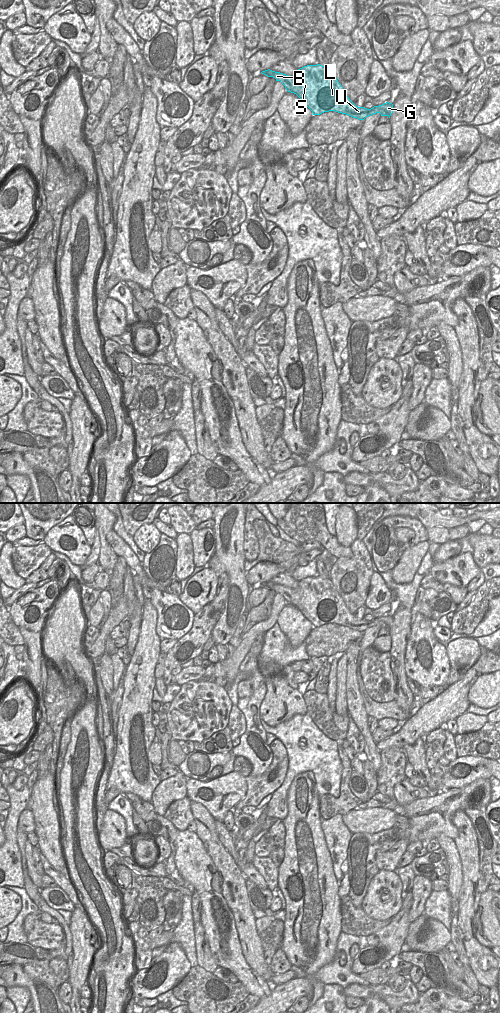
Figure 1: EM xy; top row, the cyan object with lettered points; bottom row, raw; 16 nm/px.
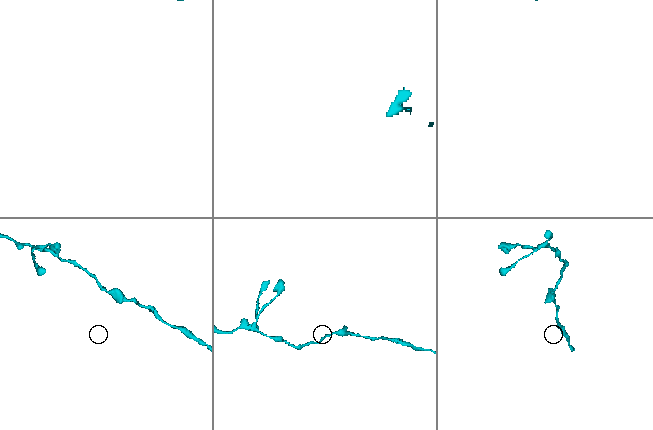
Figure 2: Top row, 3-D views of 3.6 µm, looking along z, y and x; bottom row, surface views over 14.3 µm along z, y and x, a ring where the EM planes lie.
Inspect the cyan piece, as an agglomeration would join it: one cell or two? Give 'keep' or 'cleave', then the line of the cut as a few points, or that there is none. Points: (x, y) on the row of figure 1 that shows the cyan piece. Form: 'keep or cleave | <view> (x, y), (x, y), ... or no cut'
keep | no cut

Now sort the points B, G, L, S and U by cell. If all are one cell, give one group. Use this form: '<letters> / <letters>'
B G L S U

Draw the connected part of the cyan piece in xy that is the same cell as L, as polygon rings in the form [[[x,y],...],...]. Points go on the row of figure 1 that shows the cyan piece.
[[[304,66],[298,69],[297,78],[270,69],[261,73],[280,81],[288,92],[296,94],[302,100],[313,115],[335,111],[364,120],[376,113],[390,118],[393,113],[393,104],[389,102],[371,109],[356,106],[345,93],[330,66]]]

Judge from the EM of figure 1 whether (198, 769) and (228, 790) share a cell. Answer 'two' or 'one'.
two

